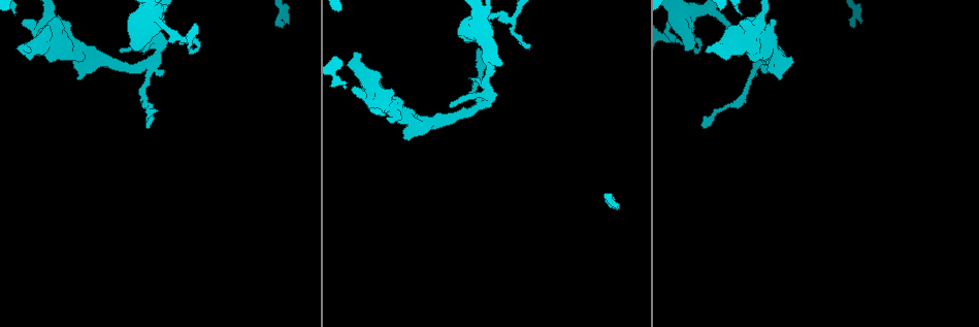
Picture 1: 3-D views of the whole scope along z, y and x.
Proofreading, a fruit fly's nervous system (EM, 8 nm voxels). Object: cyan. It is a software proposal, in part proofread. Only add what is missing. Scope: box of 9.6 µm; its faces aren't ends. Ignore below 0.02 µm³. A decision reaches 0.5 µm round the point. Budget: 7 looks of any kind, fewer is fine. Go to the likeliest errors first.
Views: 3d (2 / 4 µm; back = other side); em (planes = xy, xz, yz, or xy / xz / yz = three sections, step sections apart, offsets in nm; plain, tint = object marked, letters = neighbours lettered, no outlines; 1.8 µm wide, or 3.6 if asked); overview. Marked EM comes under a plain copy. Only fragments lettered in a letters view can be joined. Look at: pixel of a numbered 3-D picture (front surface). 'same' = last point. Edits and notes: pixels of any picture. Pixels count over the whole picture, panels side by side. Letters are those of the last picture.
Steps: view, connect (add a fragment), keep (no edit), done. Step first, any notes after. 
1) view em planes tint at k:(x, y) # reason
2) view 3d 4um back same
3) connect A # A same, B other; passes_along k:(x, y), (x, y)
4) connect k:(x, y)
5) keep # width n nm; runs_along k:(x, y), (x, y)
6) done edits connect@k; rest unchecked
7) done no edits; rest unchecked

view 3d 2um at 1:(163, 72) # three arms meet

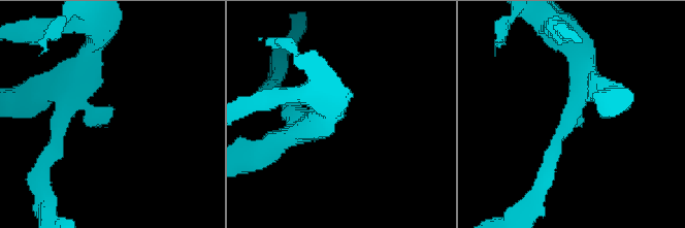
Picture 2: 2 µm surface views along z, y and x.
view em xz step 8 tint at 2:(569, 110) # arms 3

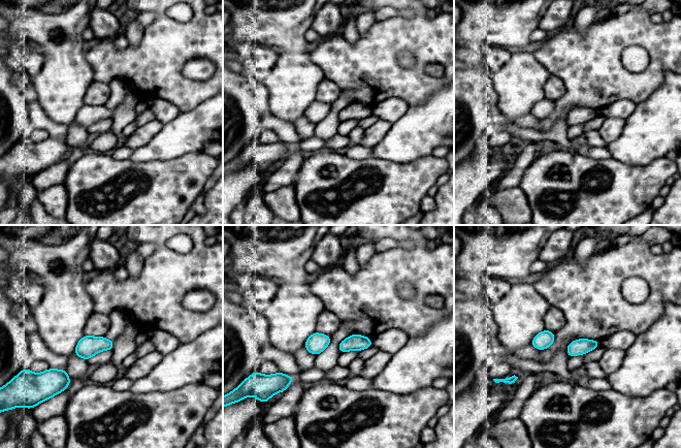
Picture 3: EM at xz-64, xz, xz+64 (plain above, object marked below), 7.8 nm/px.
view em planes letters same # cut it another way

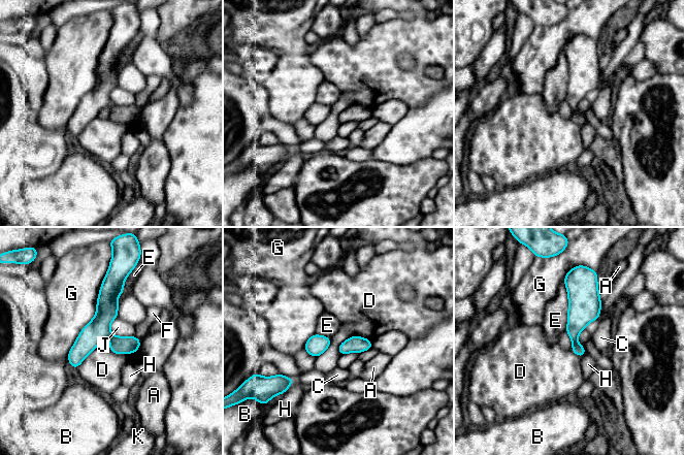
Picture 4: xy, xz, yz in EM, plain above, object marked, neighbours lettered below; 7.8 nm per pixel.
keep # A other, B other, C other, D other, E other, F other, G other, H other, J other, K other; runs_along 4:(106, 281), (106, 313), (74, 364); none of them fits

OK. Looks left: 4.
view 3d 2um at 1:(192, 48) # branch stops here

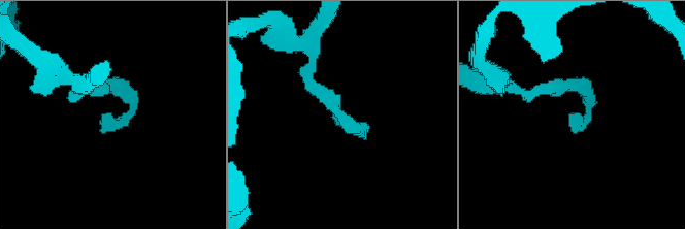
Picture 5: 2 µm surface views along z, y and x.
view em planes letters at 5:(569, 117) # now the EM

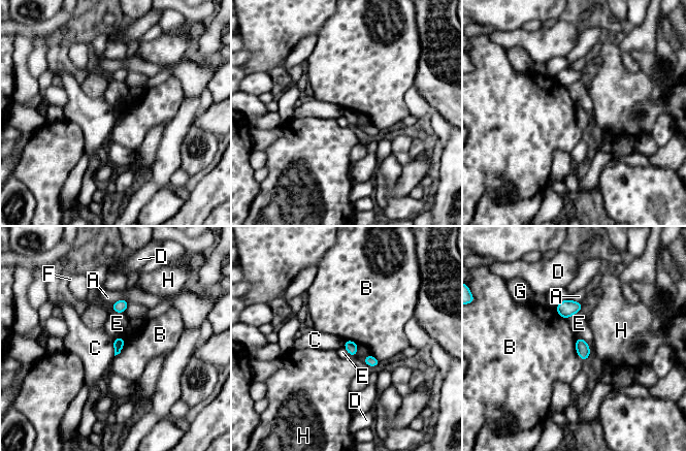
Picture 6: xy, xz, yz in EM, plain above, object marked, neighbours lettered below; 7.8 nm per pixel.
keep # width 80 nm; A other, B other, C other, D other, E other, F other, G other, H other; border 6:(112, 339), (115, 355); none of them fits

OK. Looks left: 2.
view 3d 2um at 1:(706, 49) # thick end

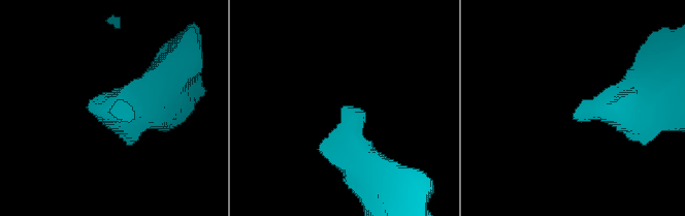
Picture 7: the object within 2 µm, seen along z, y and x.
view em planes letters at 7:(114, 115) # shape alone is not enough

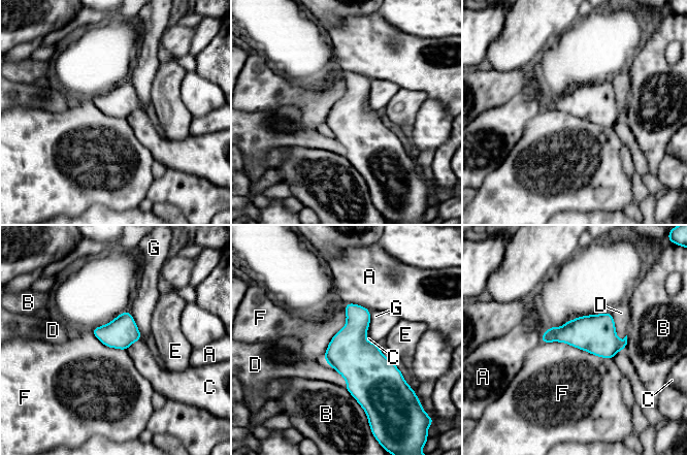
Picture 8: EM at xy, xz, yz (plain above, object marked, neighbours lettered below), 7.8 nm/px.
keep # A other, B other, C other, D other, E other, F other, G other; none of them fits

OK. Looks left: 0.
done no edits; rest unchecked

